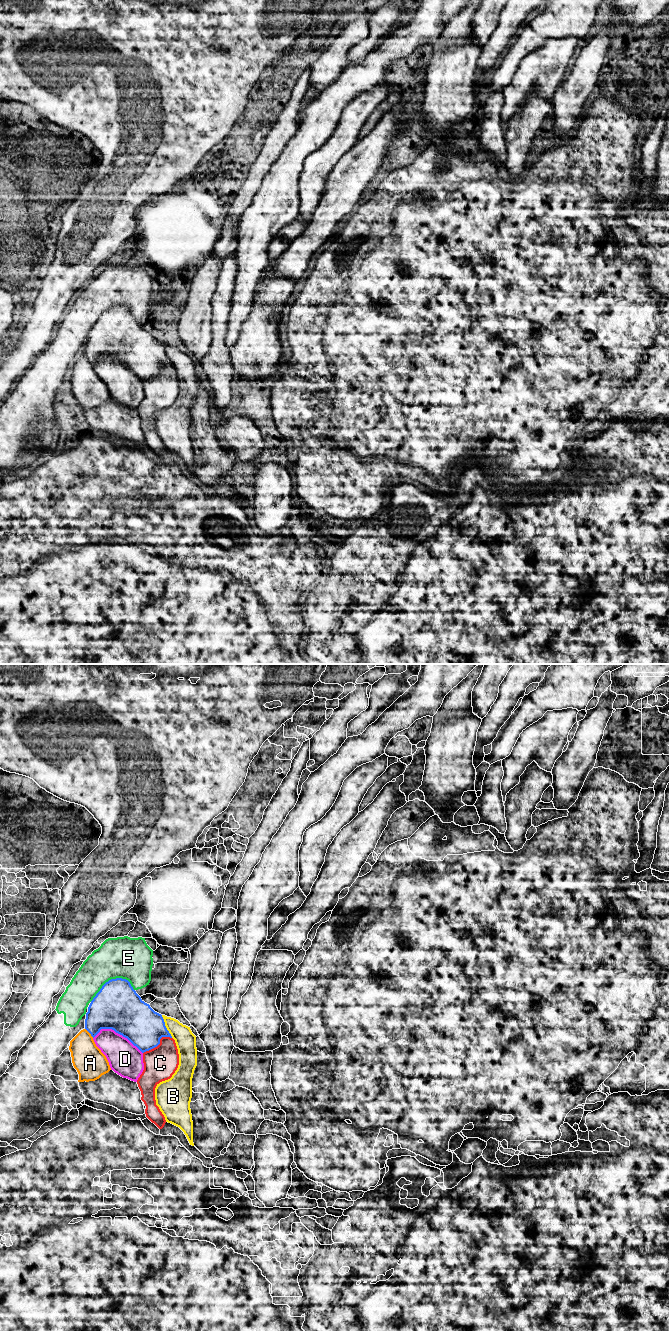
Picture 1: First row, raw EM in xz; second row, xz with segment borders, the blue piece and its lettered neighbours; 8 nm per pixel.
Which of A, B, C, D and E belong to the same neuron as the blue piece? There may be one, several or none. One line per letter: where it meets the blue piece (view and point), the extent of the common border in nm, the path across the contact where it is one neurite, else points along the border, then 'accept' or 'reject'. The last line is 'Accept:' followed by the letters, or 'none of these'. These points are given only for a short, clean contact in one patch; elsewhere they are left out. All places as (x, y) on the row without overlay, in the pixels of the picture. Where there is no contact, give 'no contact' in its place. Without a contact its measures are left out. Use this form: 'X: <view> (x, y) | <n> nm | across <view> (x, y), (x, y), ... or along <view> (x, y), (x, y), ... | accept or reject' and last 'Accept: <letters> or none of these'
A: xz (89, 360) | 100 nm | reject
B: xz (165, 354) | 200 nm | reject
C: xz (158, 372) | 260 nm | reject
D: xz (118, 361) | 420 nm | reject
E: xz (111, 307) | 380 nm | reject
Accept: none of these

